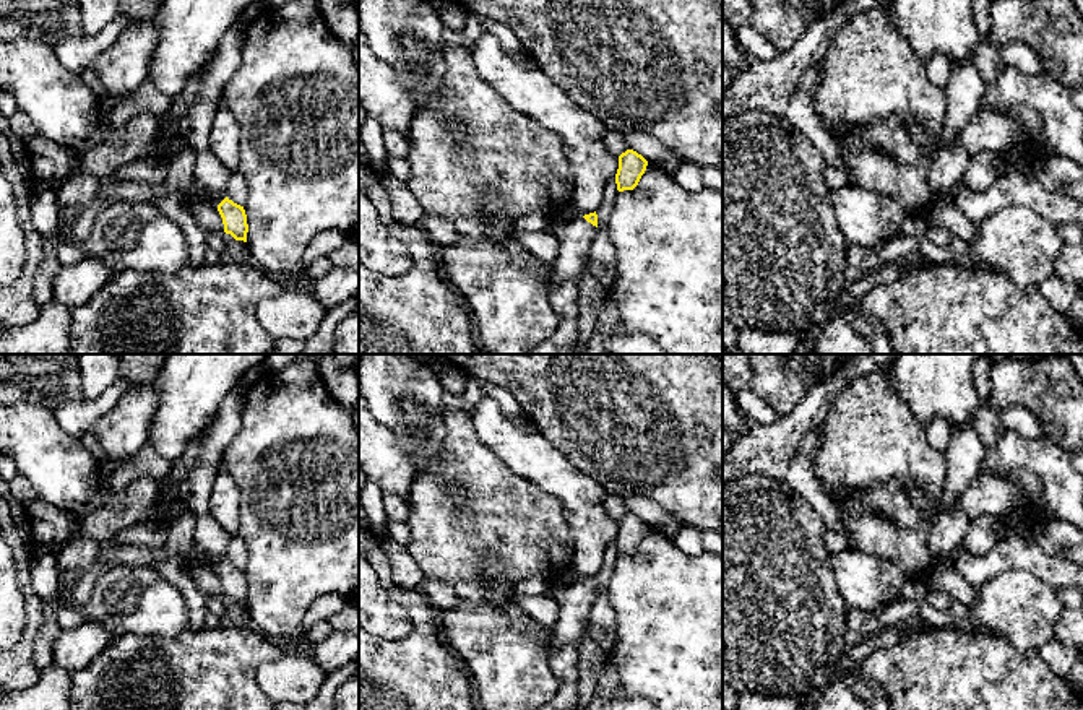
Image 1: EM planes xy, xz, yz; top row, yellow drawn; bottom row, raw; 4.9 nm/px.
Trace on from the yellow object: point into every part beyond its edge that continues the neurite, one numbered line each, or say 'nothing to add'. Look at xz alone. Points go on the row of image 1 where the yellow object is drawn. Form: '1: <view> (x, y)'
1: xz (575, 238)

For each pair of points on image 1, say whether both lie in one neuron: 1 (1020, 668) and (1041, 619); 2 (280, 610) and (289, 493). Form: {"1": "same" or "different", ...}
{"1": "different", "2": "same"}

